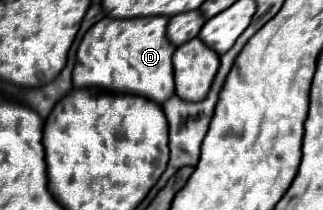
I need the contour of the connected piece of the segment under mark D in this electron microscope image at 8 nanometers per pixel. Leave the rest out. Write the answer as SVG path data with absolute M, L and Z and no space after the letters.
M166 16L112 20L102 18L82 38L78 46L78 62L72 72L74 88L106 88L146 96L158 104L174 96L172 54L174 44L166 38Z

